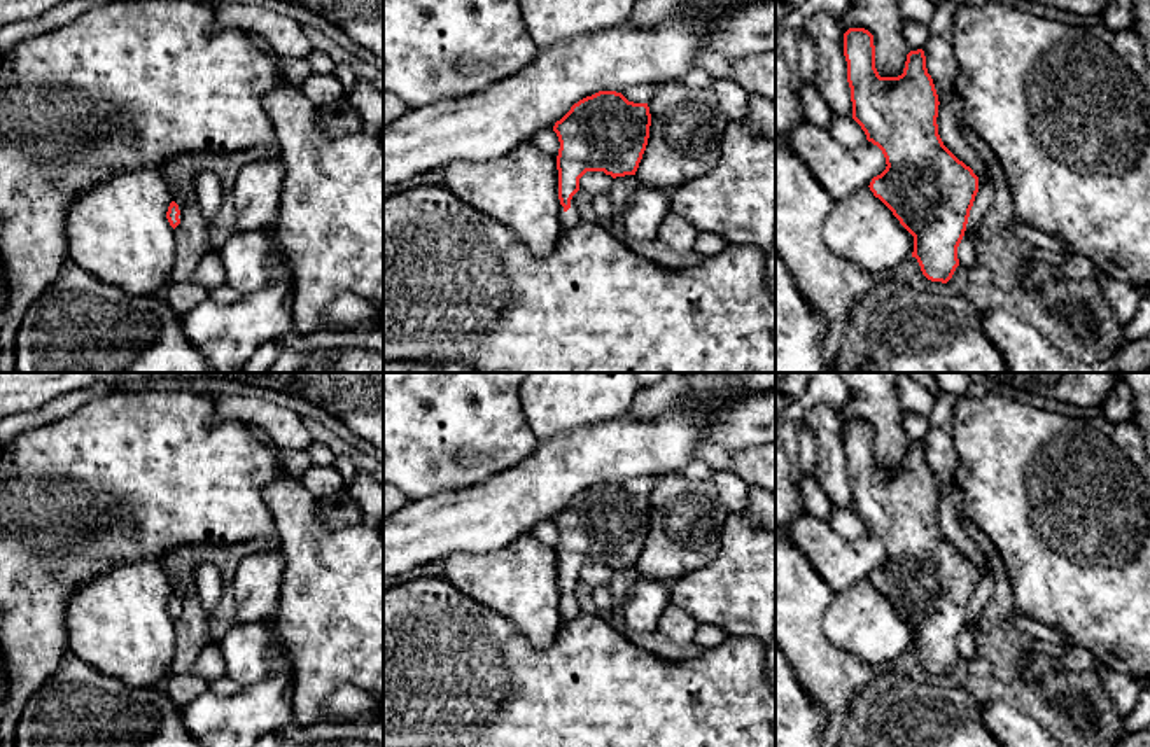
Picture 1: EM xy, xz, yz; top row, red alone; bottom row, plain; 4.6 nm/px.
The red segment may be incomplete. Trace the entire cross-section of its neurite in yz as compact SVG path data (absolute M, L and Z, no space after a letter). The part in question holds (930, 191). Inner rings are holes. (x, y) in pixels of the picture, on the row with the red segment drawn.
M849 28L844 33L844 56L852 119L866 140L882 150L887 164L868 187L914 236L912 257L917 259L922 275L931 282L947 283L959 266L957 247L978 192L978 177L943 145L938 135L940 101L926 68L924 51L907 54L901 75L880 77L875 68L873 35L865 28Z

